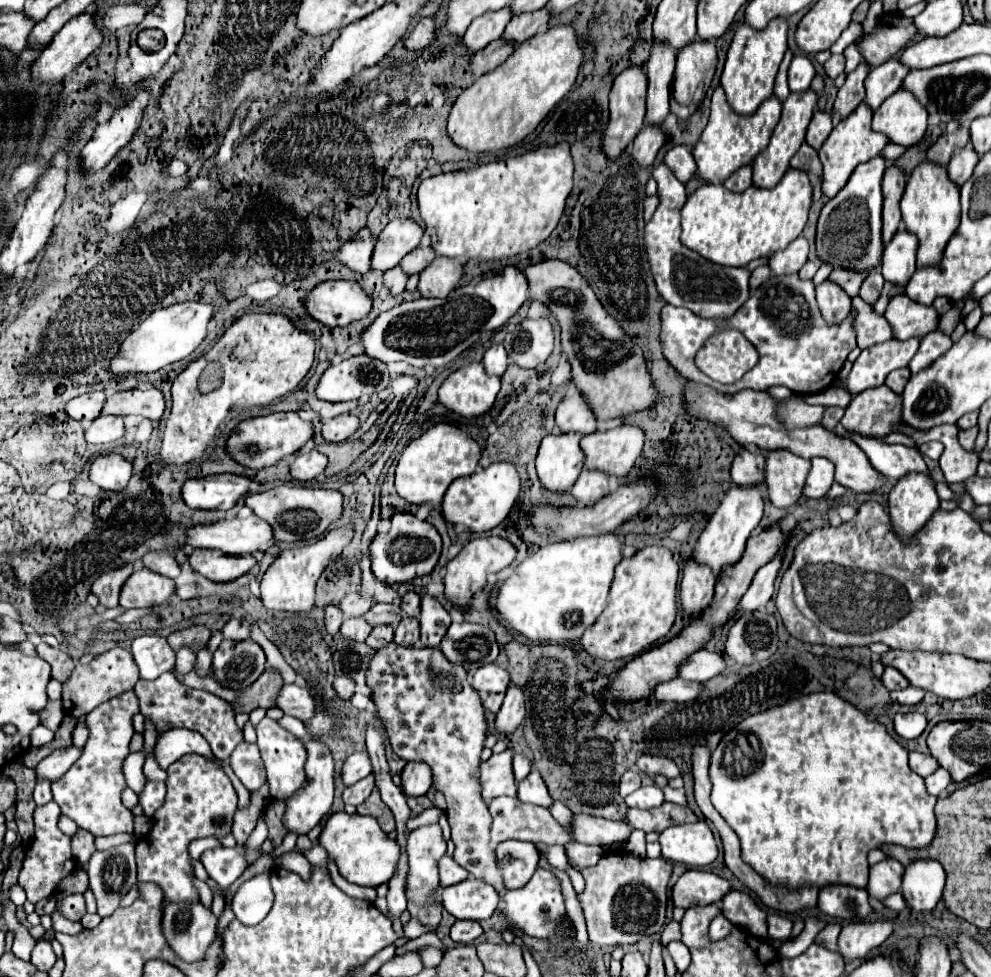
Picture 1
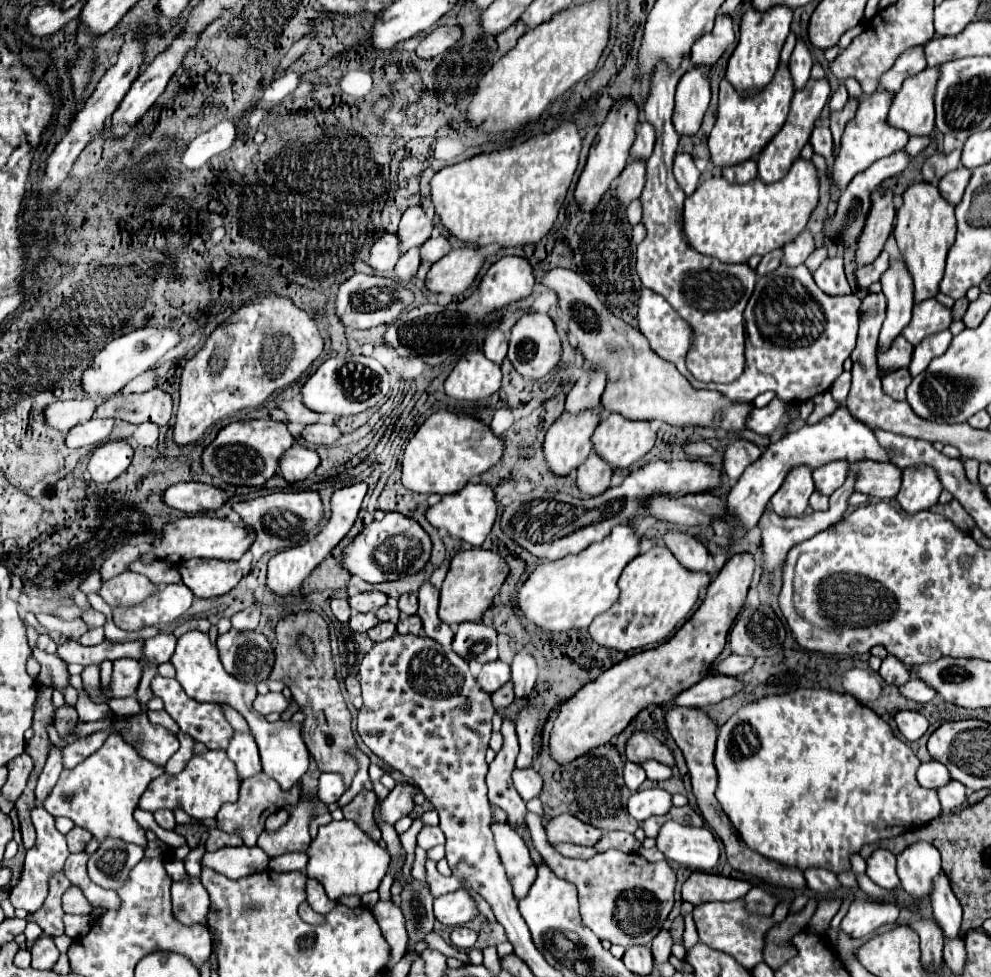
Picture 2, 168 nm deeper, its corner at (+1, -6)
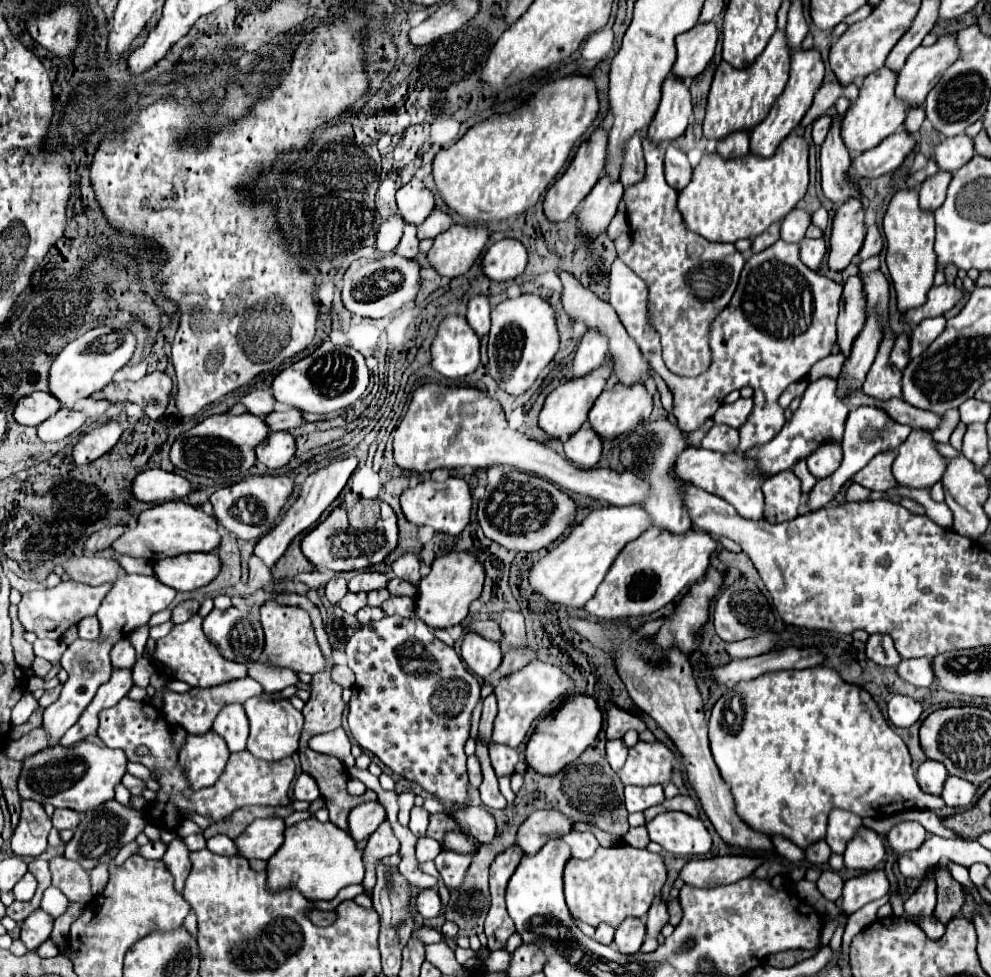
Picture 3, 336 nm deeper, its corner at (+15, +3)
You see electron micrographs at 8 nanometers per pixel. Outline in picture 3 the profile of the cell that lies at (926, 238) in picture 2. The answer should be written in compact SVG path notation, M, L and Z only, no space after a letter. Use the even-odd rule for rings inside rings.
M899 190L889 202L883 218L883 232L887 238L887 268L897 290L897 306L901 312L921 306L927 300L927 292L933 286L935 276L935 218L931 210L921 210L917 190Z

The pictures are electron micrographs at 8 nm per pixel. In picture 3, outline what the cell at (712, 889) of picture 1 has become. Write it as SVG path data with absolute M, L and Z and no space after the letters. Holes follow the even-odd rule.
M719 856L709 860L689 860L679 872L679 878L695 888L713 888L733 884L737 880L751 876L761 862L763 862L761 858L749 856Z

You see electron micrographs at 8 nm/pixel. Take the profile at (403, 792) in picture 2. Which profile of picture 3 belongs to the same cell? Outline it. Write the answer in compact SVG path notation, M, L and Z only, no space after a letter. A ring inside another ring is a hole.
M379 800L363 802L355 806L349 814L349 834L355 838L355 842L361 842L369 838L385 818L387 814Z

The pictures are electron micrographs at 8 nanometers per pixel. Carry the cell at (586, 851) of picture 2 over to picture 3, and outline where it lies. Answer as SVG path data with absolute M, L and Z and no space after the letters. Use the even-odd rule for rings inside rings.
M573 830L573 832L565 834L561 840L569 844L571 856L573 856L573 858L581 858L581 860L593 856L595 848L599 846L599 842L595 840L595 836L593 836L591 832L575 832L575 830Z

